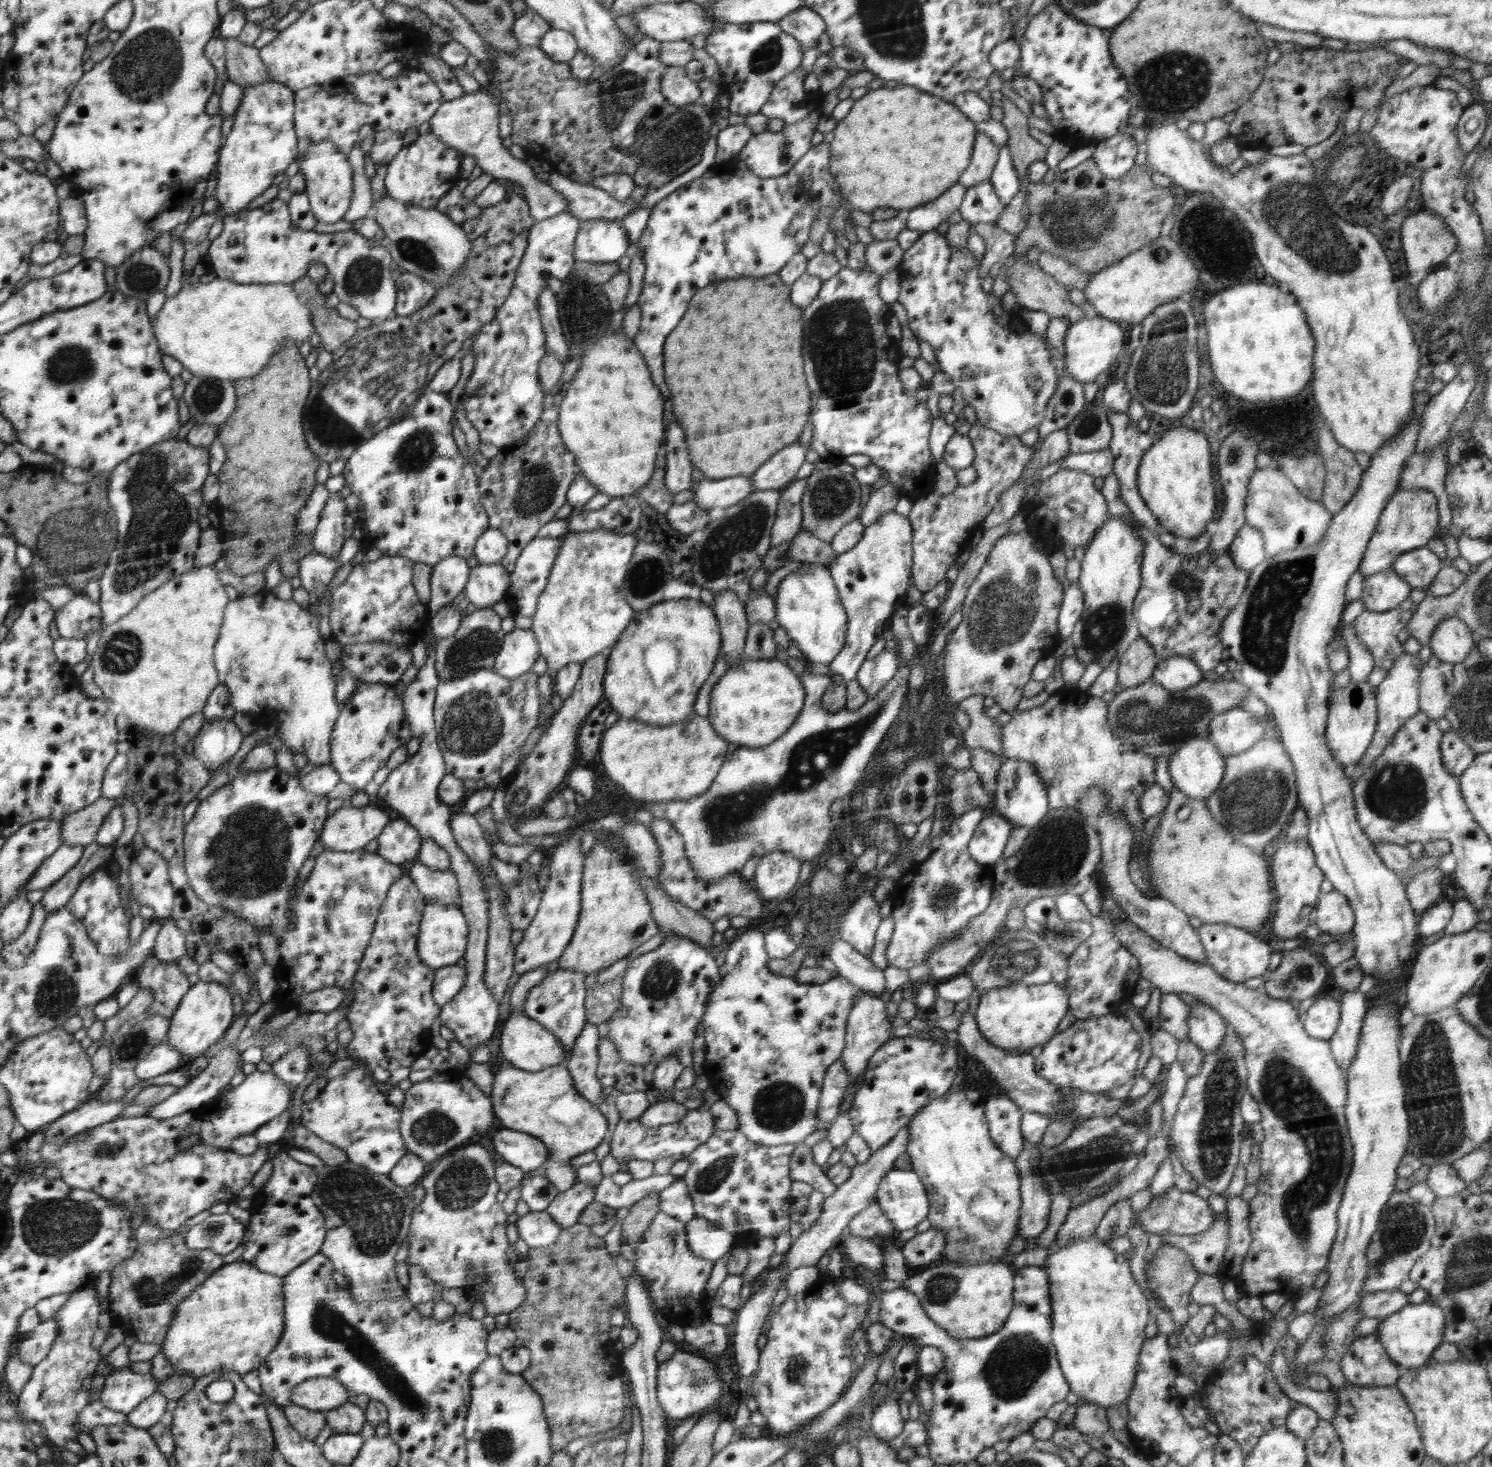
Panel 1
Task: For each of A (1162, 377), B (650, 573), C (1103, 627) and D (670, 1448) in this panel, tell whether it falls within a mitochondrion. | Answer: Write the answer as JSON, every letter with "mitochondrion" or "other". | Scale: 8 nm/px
{"A":"mitochondrion","B":"mitochondrion","C":"mitochondrion","D":"other"}

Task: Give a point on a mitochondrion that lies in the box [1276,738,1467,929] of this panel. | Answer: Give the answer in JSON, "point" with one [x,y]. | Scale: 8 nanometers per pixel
{"point":[1396,792]}

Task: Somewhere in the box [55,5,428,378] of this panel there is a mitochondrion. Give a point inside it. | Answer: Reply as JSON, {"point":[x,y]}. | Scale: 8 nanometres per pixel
{"point":[149,66]}

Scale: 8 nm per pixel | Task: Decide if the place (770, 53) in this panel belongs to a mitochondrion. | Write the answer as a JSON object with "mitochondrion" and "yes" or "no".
{"mitochondrion":"yes"}

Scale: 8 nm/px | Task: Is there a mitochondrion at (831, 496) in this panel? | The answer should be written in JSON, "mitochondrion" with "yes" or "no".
{"mitochondrion":"yes"}

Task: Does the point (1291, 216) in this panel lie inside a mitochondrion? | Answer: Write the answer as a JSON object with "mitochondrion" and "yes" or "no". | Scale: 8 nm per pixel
{"mitochondrion":"yes"}

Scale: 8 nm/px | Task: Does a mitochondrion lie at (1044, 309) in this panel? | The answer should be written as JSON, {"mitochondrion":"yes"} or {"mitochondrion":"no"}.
{"mitochondrion":"no"}

